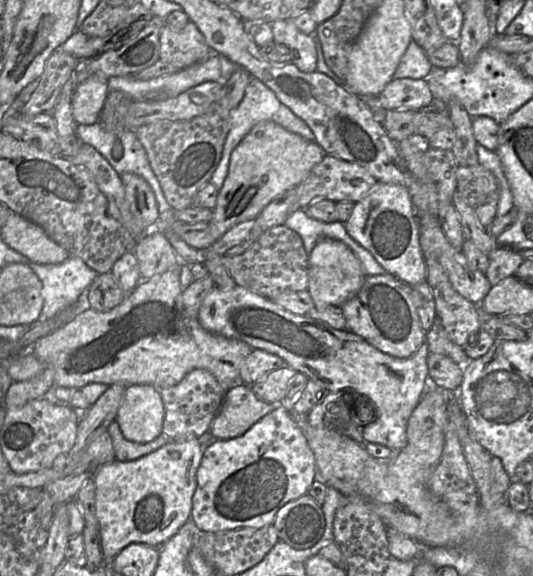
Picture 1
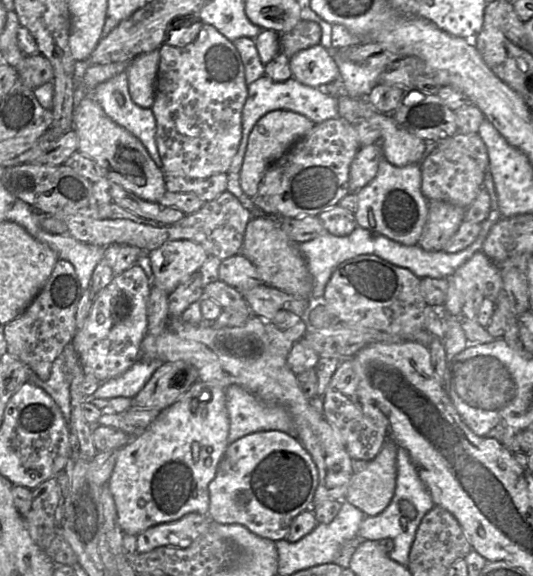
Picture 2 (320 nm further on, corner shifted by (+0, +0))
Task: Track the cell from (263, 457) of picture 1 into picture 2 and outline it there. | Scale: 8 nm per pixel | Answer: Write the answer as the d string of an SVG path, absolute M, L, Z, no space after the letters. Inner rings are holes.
M278 430L250 433L228 444L215 477L208 485L208 516L220 524L240 524L252 533L273 541L285 539L293 519L312 507L318 485L318 469L298 438Z

